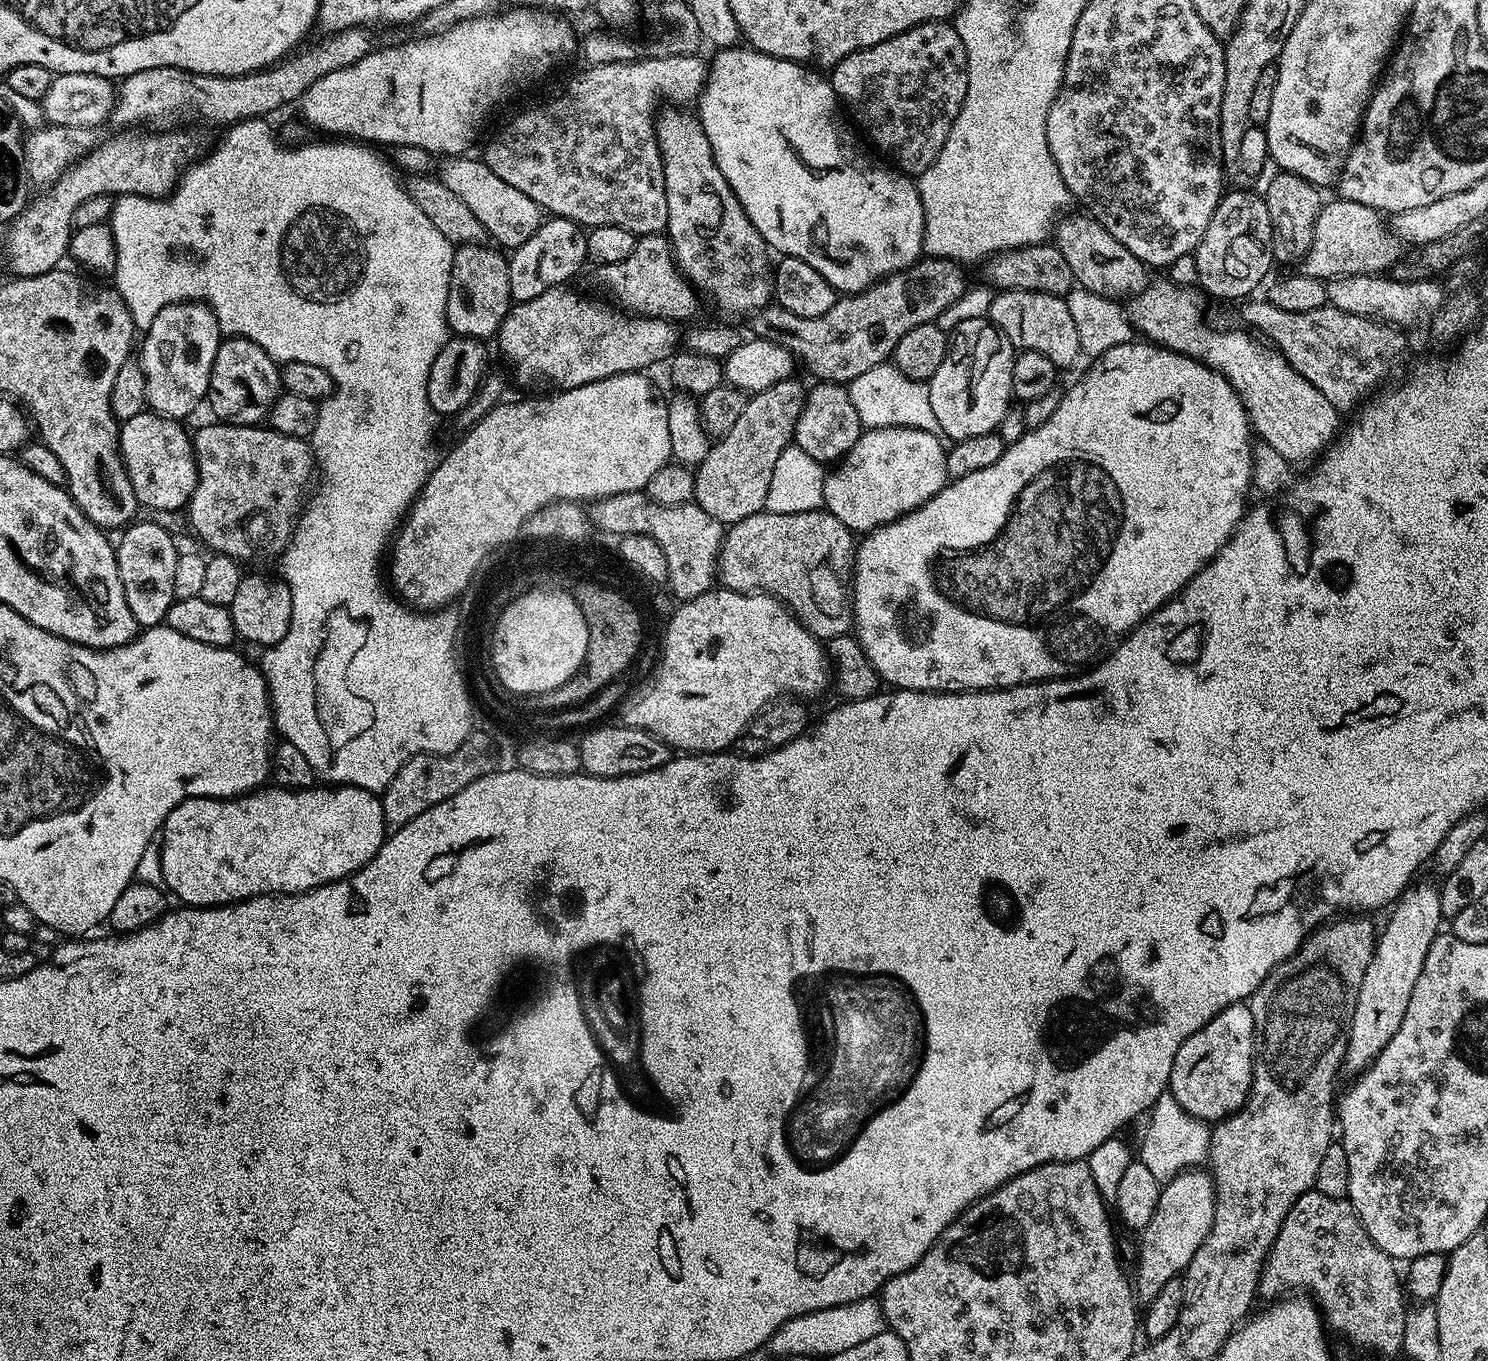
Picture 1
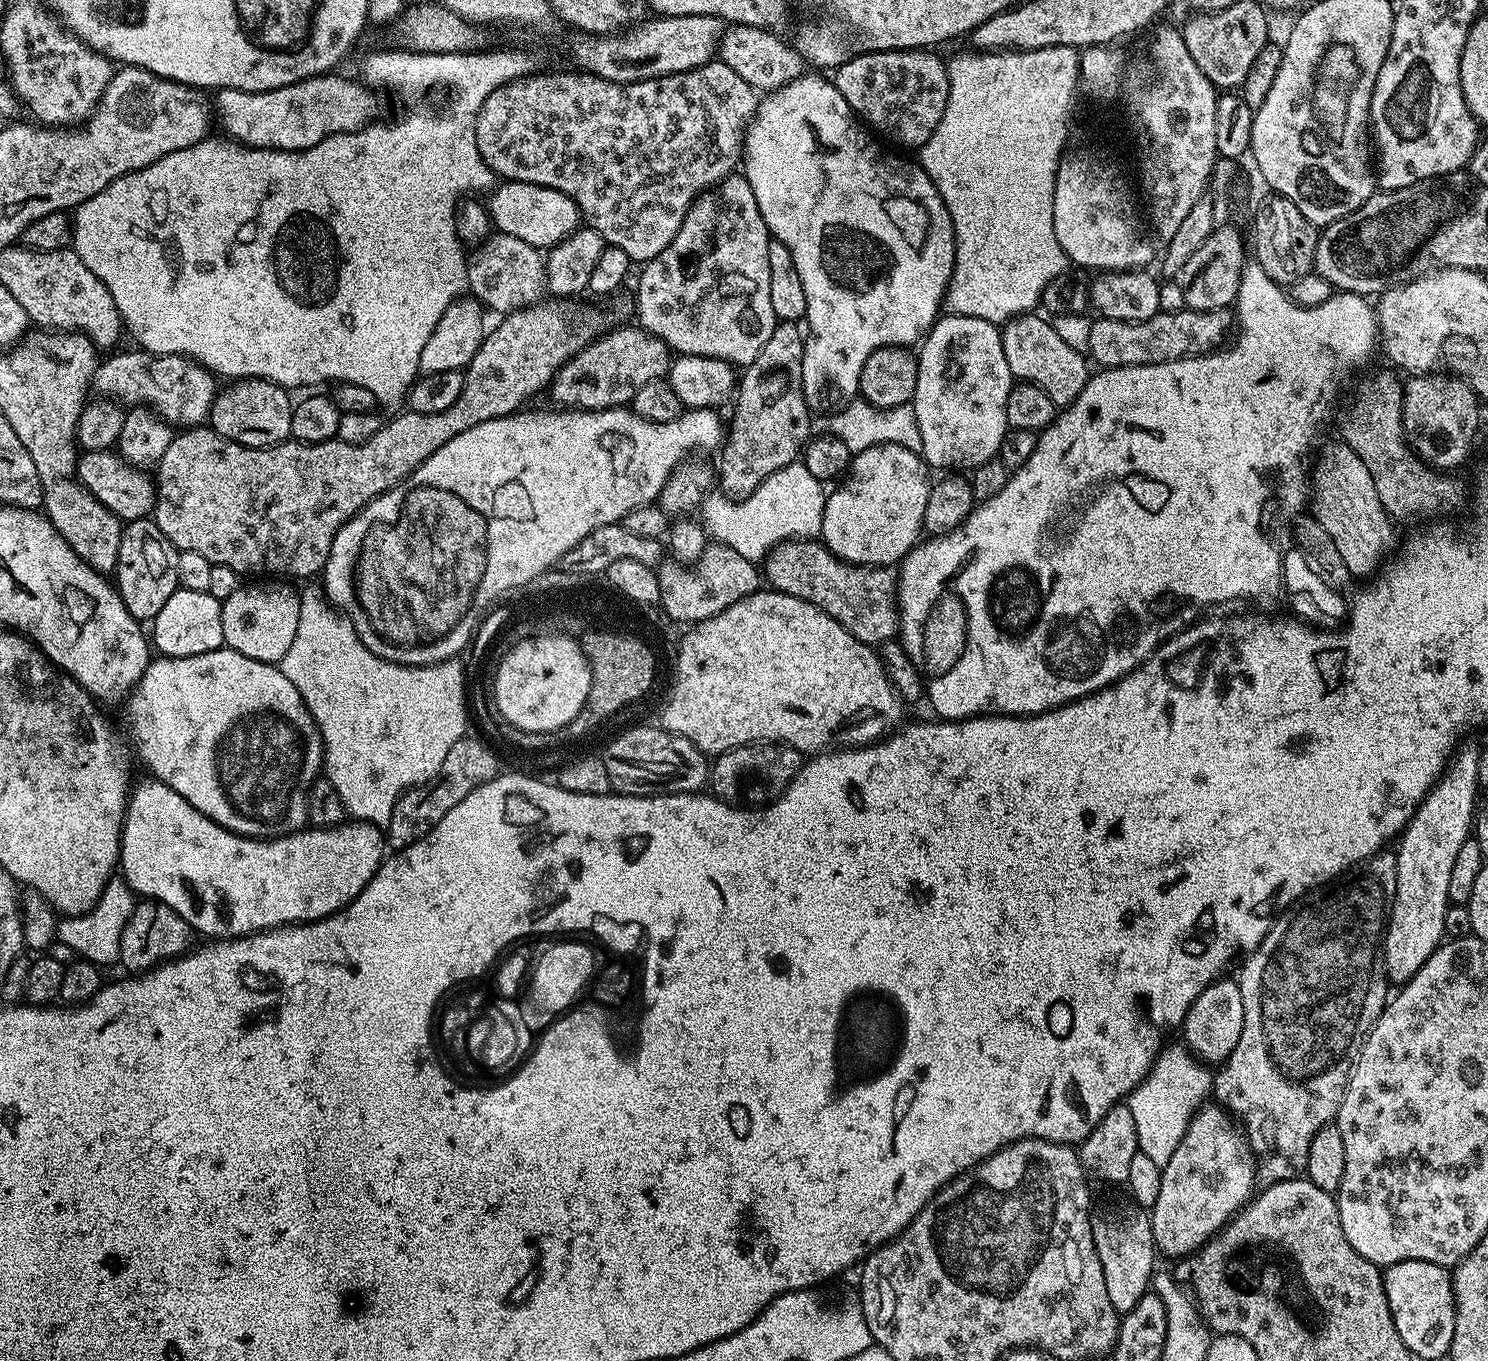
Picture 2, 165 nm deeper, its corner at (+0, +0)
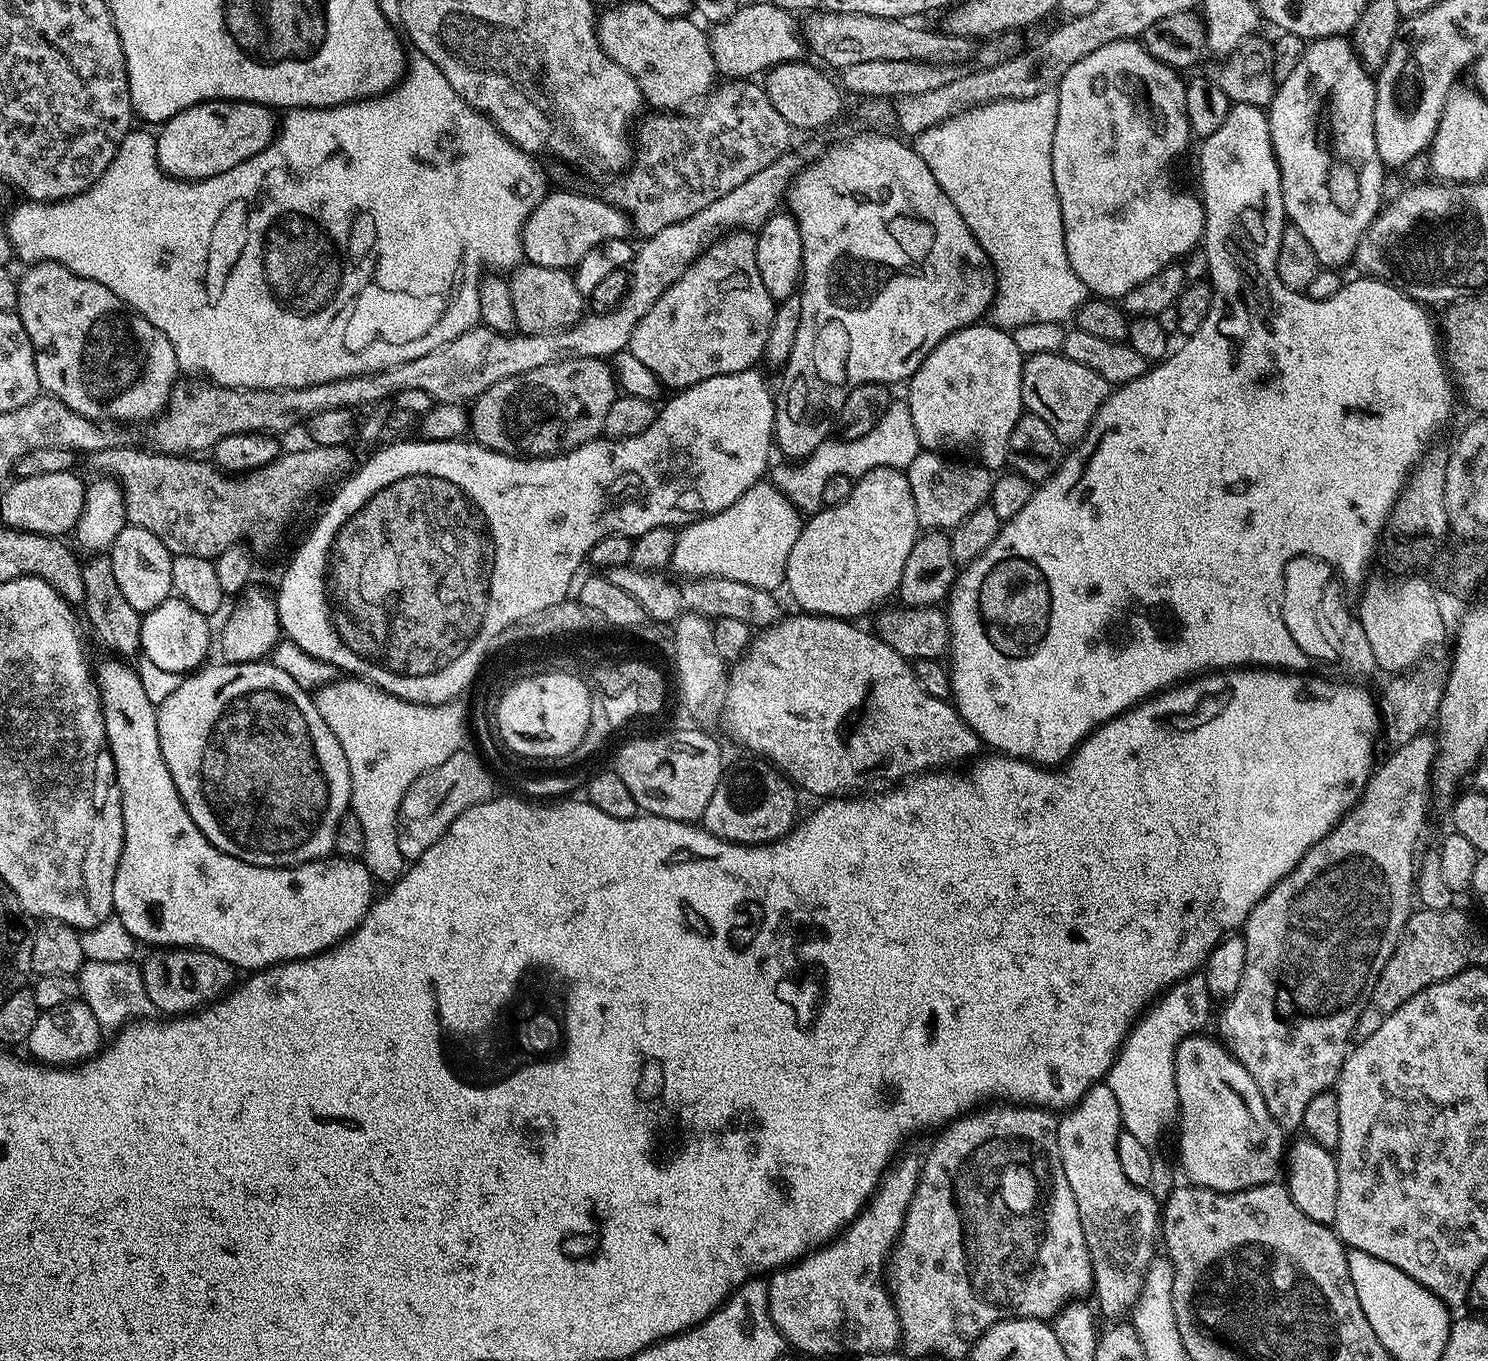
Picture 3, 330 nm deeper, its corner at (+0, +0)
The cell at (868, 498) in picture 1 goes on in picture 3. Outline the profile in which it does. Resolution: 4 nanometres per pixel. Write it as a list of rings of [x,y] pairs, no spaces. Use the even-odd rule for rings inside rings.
[[[875,468],[853,483],[850,494],[841,504],[829,504],[811,513],[803,521],[798,542],[790,549],[784,584],[801,613],[809,616],[835,616],[855,621],[868,611],[879,609],[897,595],[903,566],[921,531],[916,517],[914,494],[910,494],[907,475],[898,468]]]

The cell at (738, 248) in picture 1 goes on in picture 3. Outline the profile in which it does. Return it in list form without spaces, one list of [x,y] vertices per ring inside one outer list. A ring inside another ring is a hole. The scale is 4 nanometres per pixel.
[[[732,230],[713,240],[665,290],[662,298],[646,310],[638,326],[634,326],[627,351],[632,352],[665,389],[683,390],[706,378],[734,374],[759,365],[776,306],[777,301],[772,300],[770,294],[766,294],[766,286],[762,286],[762,274],[758,274],[755,235],[748,230]]]

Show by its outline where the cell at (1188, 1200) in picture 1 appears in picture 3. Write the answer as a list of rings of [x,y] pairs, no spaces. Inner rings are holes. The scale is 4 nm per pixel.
[[[1197,1034],[1185,1036],[1183,1042],[1180,1043],[1176,1051],[1176,1102],[1178,1121],[1180,1120],[1180,1164],[1184,1167],[1185,1174],[1188,1175],[1185,1176],[1187,1183],[1197,1184],[1199,1188],[1209,1188],[1215,1192],[1237,1192],[1254,1186],[1271,1184],[1277,1179],[1276,1171],[1278,1173],[1281,1171],[1282,1161],[1285,1159],[1286,1133],[1278,1126],[1278,1122],[1270,1114],[1270,1110],[1266,1110],[1266,1102],[1262,1098],[1262,1090],[1258,1090],[1258,1082],[1254,1082],[1254,1078],[1250,1078],[1246,1066],[1242,1066],[1242,1062],[1238,1062],[1238,1058],[1234,1058],[1219,1039],[1211,1040],[1208,1034]]]

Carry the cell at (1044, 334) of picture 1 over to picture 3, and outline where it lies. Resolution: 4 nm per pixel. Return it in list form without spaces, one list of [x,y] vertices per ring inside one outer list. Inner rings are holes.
[[[1044,352],[1029,355],[1024,361],[1022,376],[1022,398],[1024,407],[1029,412],[1038,414],[1054,434],[1058,434],[1060,443],[1065,446],[1075,445],[1084,439],[1092,419],[1104,405],[1110,395],[1110,385],[1090,366],[1074,362],[1060,352]]]

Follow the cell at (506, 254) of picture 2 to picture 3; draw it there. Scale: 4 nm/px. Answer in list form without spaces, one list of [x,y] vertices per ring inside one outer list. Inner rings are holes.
[[[524,262],[511,273],[508,285],[510,299],[514,302],[516,326],[525,336],[571,328],[585,315],[586,298],[578,290],[576,277],[569,269]]]

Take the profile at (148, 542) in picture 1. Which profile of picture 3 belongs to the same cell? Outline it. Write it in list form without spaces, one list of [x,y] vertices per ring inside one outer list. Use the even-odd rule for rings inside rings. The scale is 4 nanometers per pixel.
[[[128,524],[118,534],[118,538],[114,538],[110,549],[114,578],[126,602],[130,602],[136,612],[143,614],[154,610],[154,606],[173,595],[172,558],[172,553],[162,546],[162,542],[158,542],[158,538],[154,538],[154,534],[150,534],[150,530],[136,524]]]

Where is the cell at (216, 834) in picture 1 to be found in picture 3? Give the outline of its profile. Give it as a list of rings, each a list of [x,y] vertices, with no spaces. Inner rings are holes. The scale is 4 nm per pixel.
[[[108,658],[94,668],[96,684],[100,688],[100,705],[104,715],[104,725],[106,726],[106,738],[108,739],[108,749],[112,752],[114,766],[116,767],[116,785],[120,787],[120,797],[122,798],[122,818],[124,819],[124,845],[122,854],[118,862],[118,870],[114,874],[114,894],[112,895],[112,911],[115,919],[130,930],[130,934],[141,945],[159,946],[160,948],[201,948],[203,952],[218,954],[226,962],[230,962],[237,970],[259,970],[261,968],[271,968],[273,964],[284,964],[287,960],[301,960],[307,956],[317,956],[327,948],[346,939],[352,931],[360,925],[366,918],[368,909],[374,903],[372,887],[374,881],[370,870],[366,870],[363,859],[360,858],[325,858],[322,860],[311,860],[305,864],[295,864],[293,868],[267,868],[266,866],[254,866],[250,862],[242,862],[214,846],[198,830],[194,818],[186,810],[178,790],[174,786],[174,778],[170,778],[170,770],[162,758],[160,749],[160,739],[158,738],[158,718],[156,717],[158,708],[146,698],[146,690],[142,690],[142,683],[139,681],[139,674],[135,667],[127,668],[125,661],[120,658]]]

